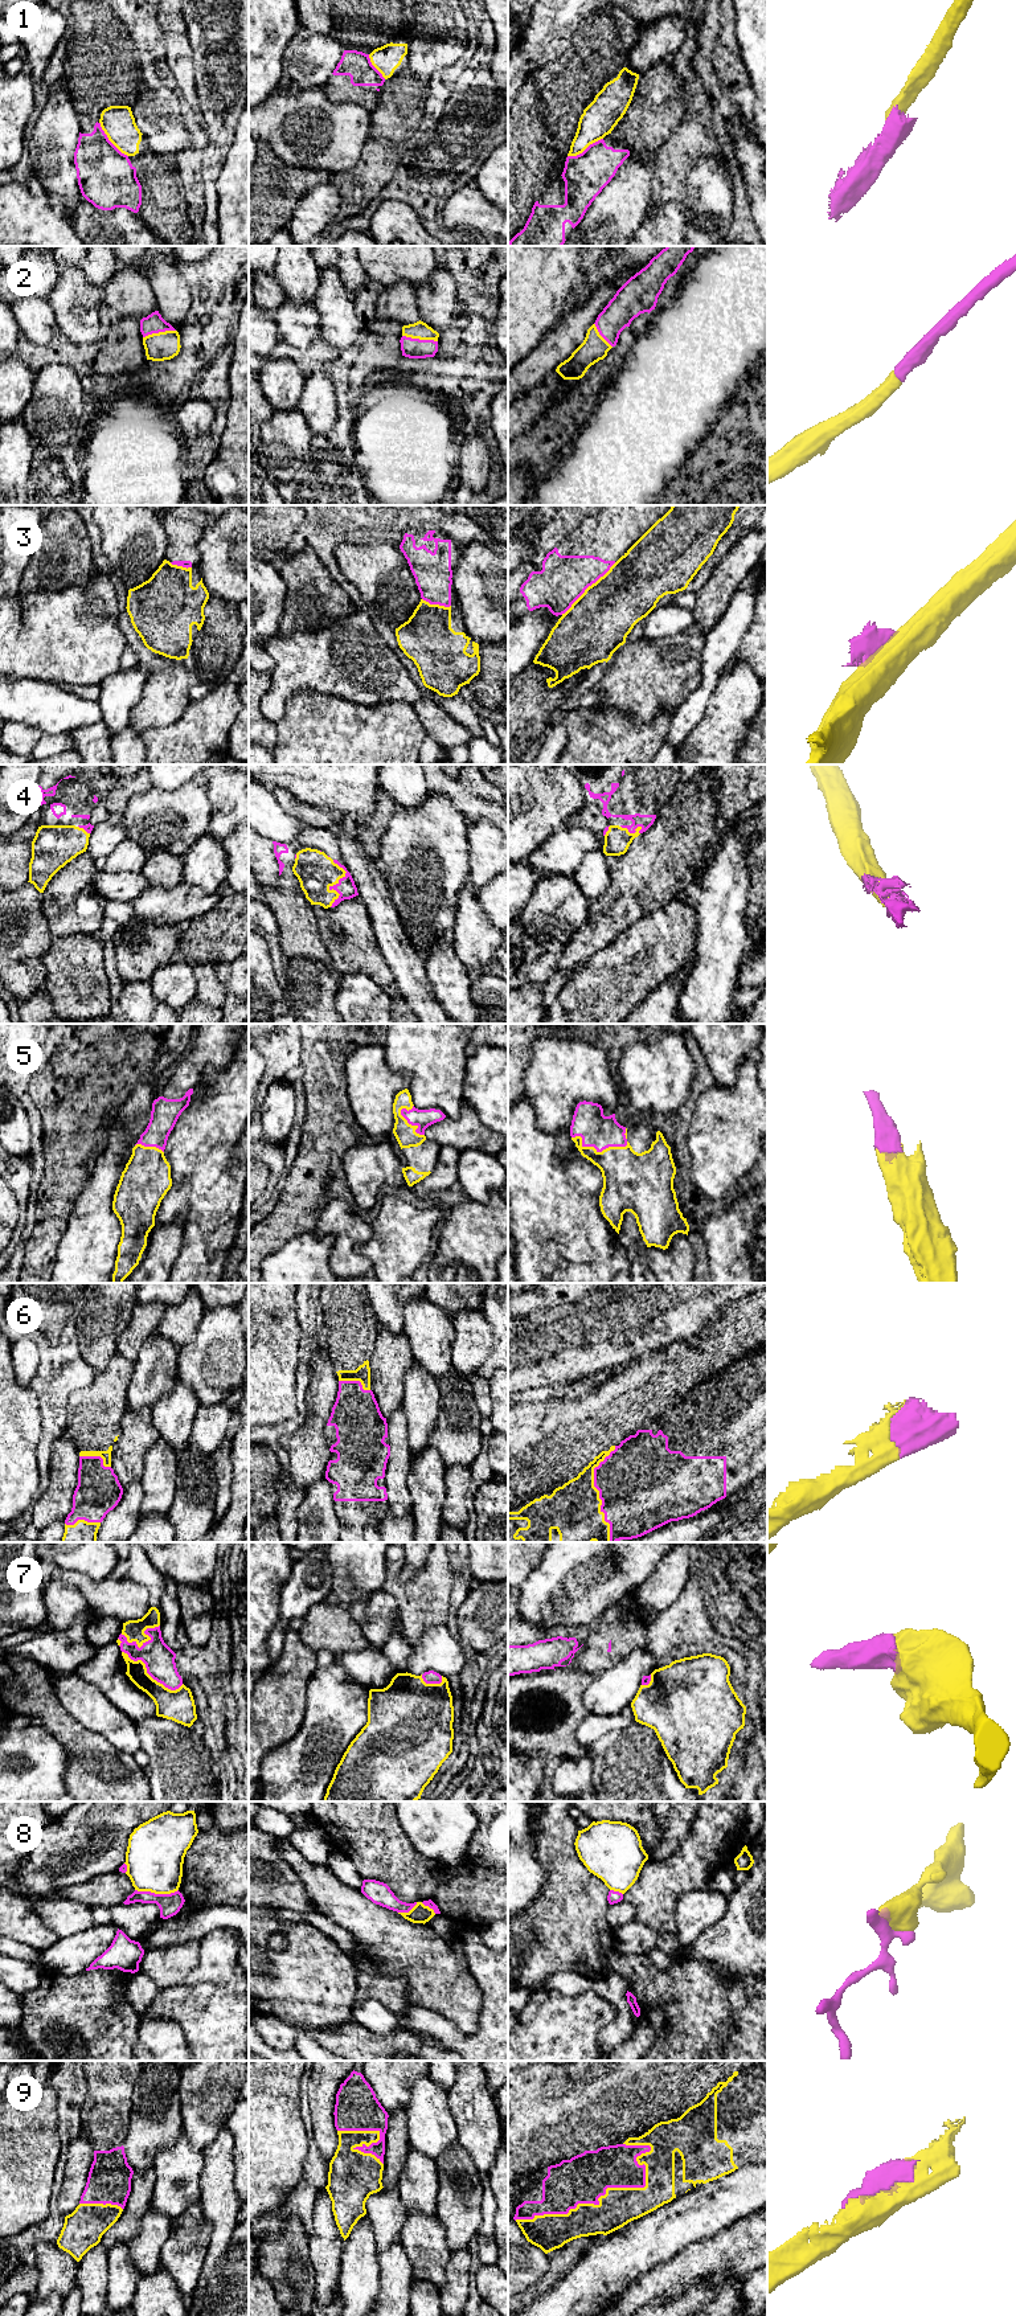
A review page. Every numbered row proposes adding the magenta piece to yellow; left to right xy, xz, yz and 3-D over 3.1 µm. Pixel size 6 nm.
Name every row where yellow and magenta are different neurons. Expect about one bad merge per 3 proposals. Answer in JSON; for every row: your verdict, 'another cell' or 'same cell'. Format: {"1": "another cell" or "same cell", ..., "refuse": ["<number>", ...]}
{"1": "another cell", "2": "same cell", "3": "another cell", "4": "same cell", "5": "same cell", "6": "same cell", "7": "same cell", "8": "another cell", "9": "same cell", "refuse": ["1", "3", "8"]}

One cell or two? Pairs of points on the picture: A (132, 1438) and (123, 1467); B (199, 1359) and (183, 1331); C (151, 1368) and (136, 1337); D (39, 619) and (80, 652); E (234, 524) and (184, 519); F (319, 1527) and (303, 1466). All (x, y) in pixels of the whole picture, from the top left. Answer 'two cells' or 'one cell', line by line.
A: one cell
B: two cells
C: two cells
D: one cell
E: two cells
F: two cells

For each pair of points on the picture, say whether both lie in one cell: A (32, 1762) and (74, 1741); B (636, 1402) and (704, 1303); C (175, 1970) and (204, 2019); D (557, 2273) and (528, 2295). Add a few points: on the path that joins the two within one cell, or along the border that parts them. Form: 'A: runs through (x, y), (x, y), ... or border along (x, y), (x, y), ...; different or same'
A: border along (41, 1724), (66, 1750), (68, 1771), (65, 1777); different
B: border along (704, 1323), (693, 1335), (650, 1353); different
C: border along (199, 1955), (199, 1963), (180, 1983), (159, 1991); different
D: runs through (550, 2276), (535, 2291); same

